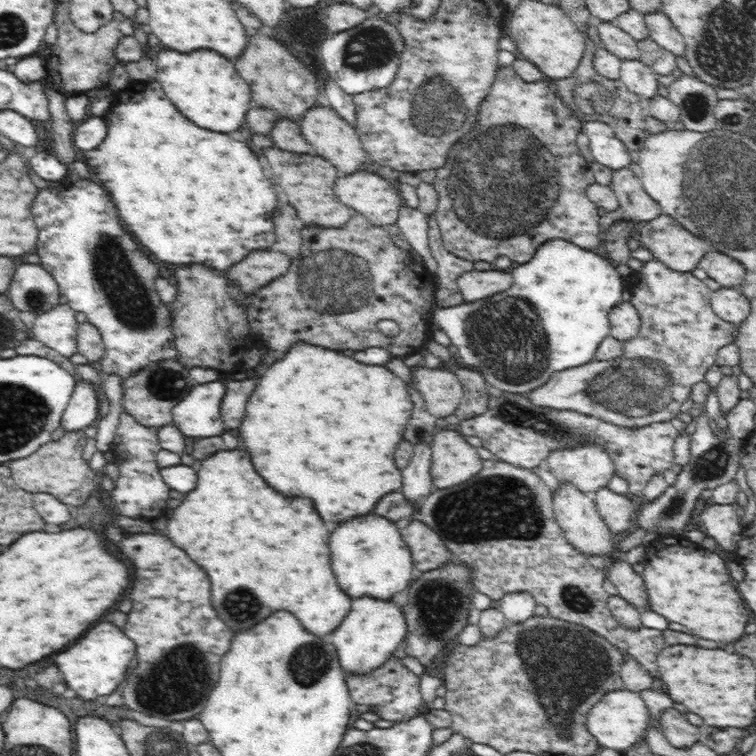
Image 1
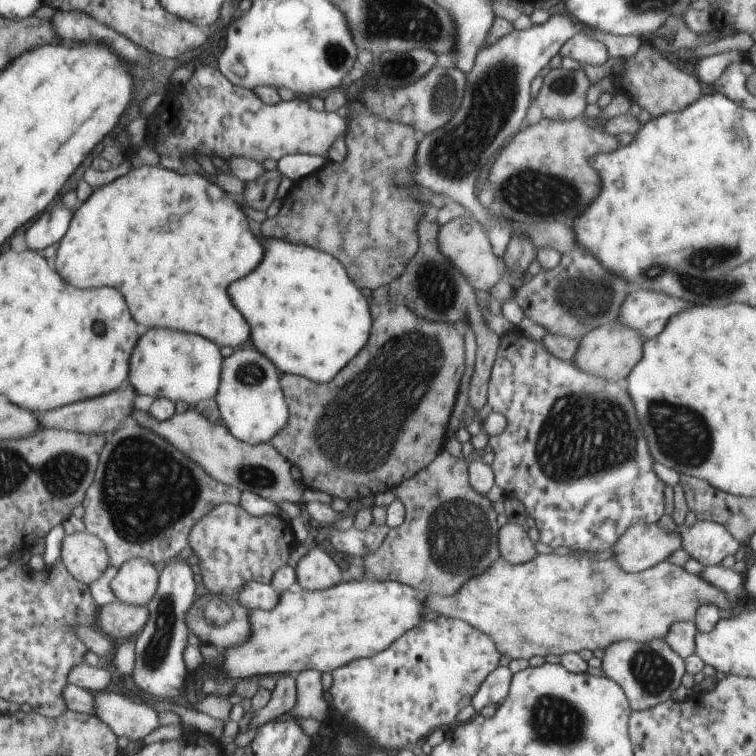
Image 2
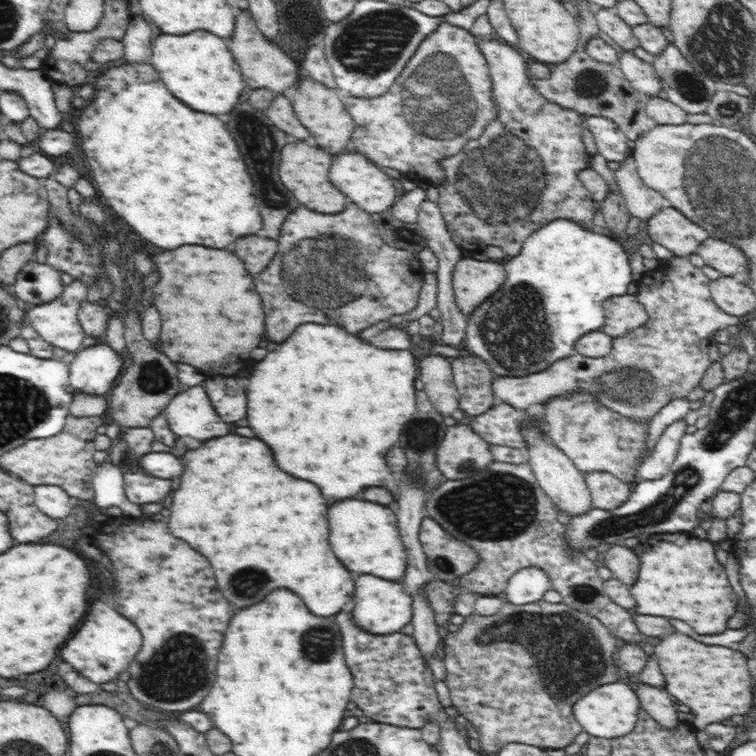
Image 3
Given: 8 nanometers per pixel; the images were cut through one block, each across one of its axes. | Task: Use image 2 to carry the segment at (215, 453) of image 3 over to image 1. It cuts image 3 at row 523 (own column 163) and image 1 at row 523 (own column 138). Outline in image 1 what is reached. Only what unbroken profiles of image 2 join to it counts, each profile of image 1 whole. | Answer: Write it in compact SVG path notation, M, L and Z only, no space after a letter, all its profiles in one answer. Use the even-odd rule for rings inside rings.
M237 449L232 450L232 452L215 452L212 456L208 456L208 460L201 460L200 468L198 468L197 472L197 483L196 488L193 488L190 492L185 494L181 505L178 506L172 512L172 516L167 516L168 518L168 536L170 536L170 540L176 544L176 546L180 546L182 550L186 550L188 552L188 556L192 556L192 560L196 560L196 564L200 564L206 572L208 572L208 576L210 576L210 580L212 580L212 604L214 604L214 608L216 608L216 612L220 612L220 618L230 626L230 628L234 628L234 630L244 630L244 628L250 628L250 626L254 626L256 622L260 622L260 620L264 620L266 616L270 616L272 612L276 612L276 610L288 610L288 612L292 612L300 624L308 630L308 633L312 633L314 636L322 637L326 636L329 632L332 632L341 622L344 620L344 617L350 612L352 598L348 596L348 593L342 591L340 585L338 585L338 581L336 581L336 575L334 575L334 571L331 567L331 554L328 550L324 550L326 548L326 544L324 544L324 522L320 520L320 516L316 516L316 514L312 514L312 502L304 502L304 498L294 498L294 500L286 500L284 496L280 496L280 494L276 494L272 488L268 488L266 484L264 484L264 480L258 476L258 472L254 472L254 470L250 470L252 468L252 464L250 464L250 458L248 456L242 456L242 454L246 454L245 450ZM256 496L256 500L240 500L240 498L254 498ZM224 500L240 500L240 502L224 502Z

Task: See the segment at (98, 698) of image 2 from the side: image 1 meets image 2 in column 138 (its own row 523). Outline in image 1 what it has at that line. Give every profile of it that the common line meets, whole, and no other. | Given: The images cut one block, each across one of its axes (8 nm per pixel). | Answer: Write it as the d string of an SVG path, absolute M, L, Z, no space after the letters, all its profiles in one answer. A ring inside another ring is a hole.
M709 504L708 509L702 512L701 522L704 525L704 528L706 528L706 536L712 536L712 538L717 542L718 547L727 552L734 553L740 539L744 538L744 526L740 524L740 519L732 505Z

